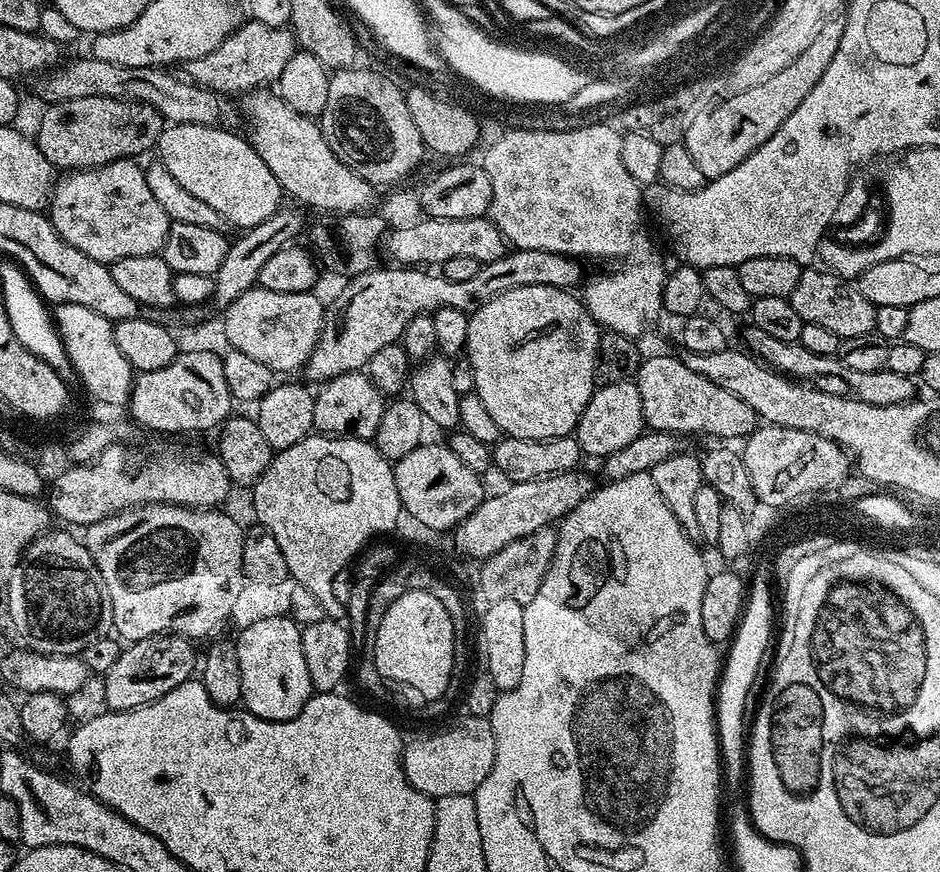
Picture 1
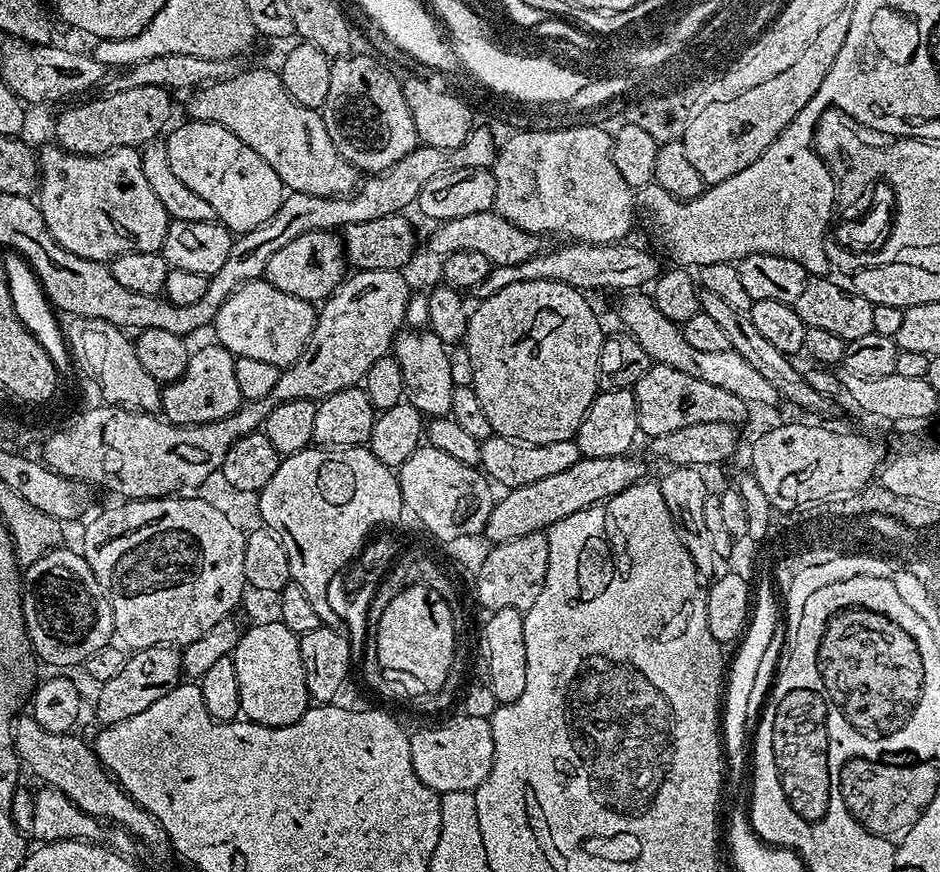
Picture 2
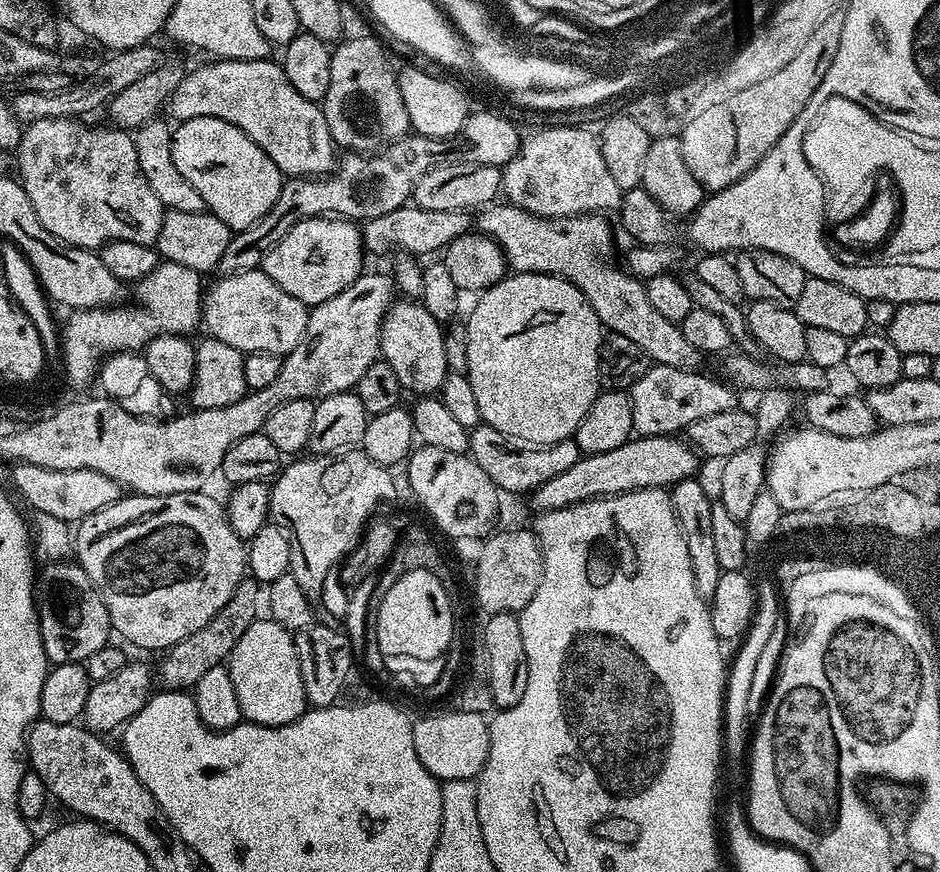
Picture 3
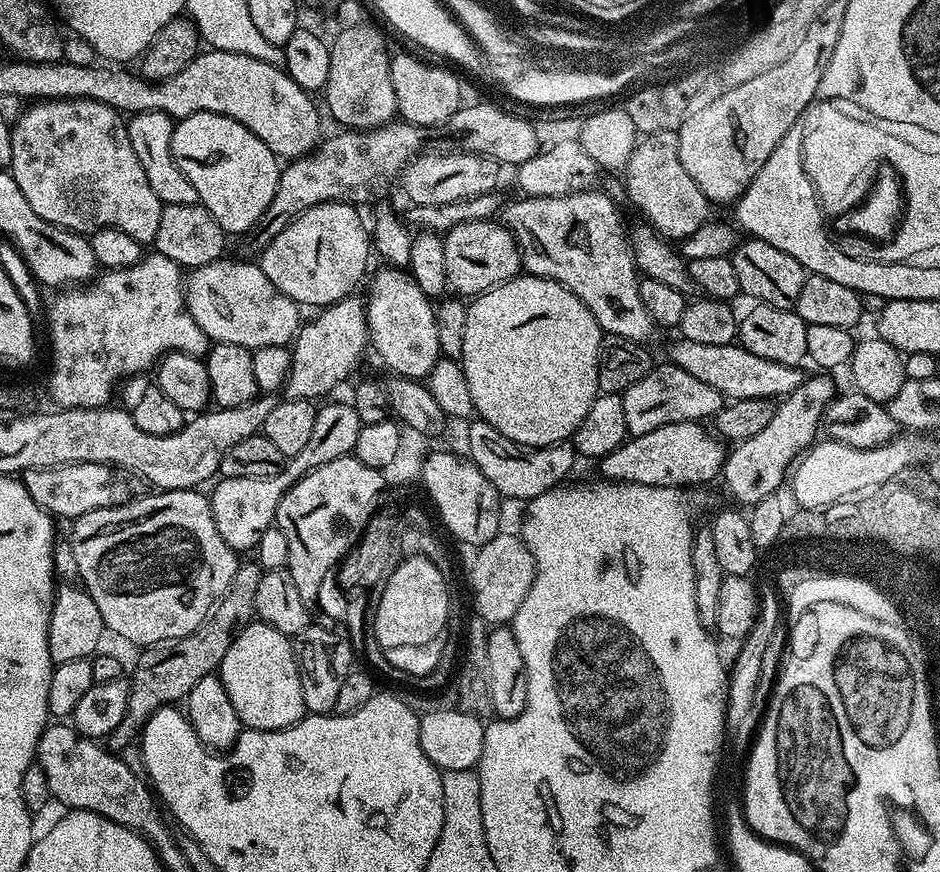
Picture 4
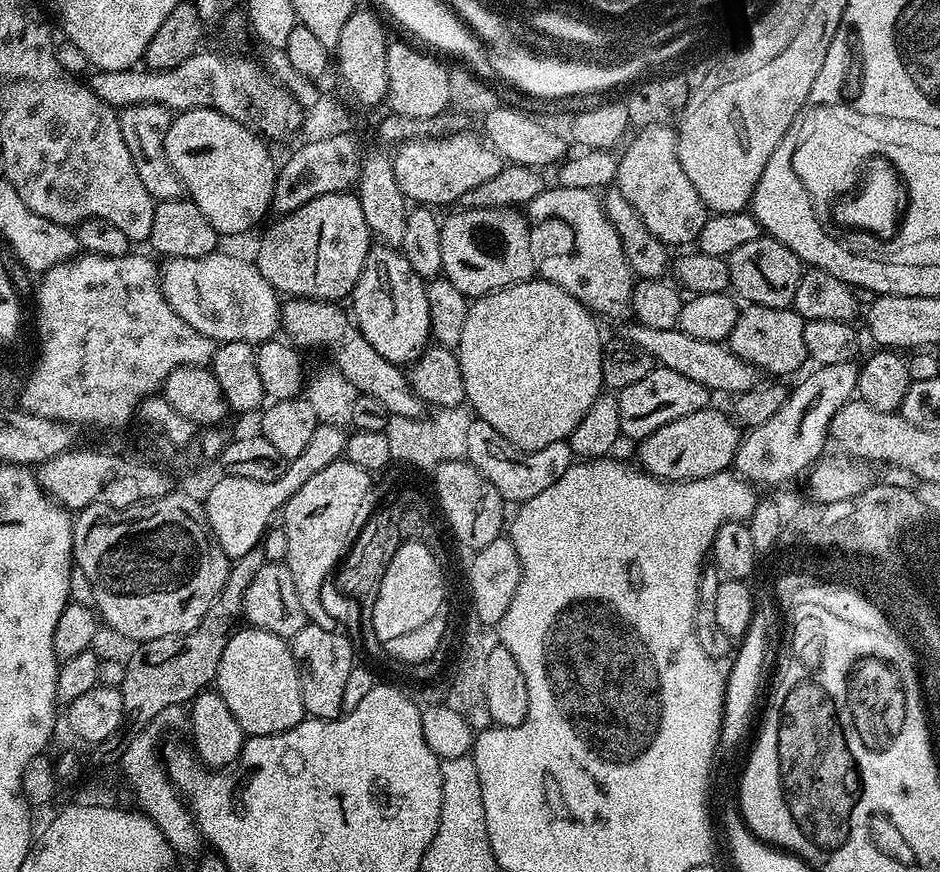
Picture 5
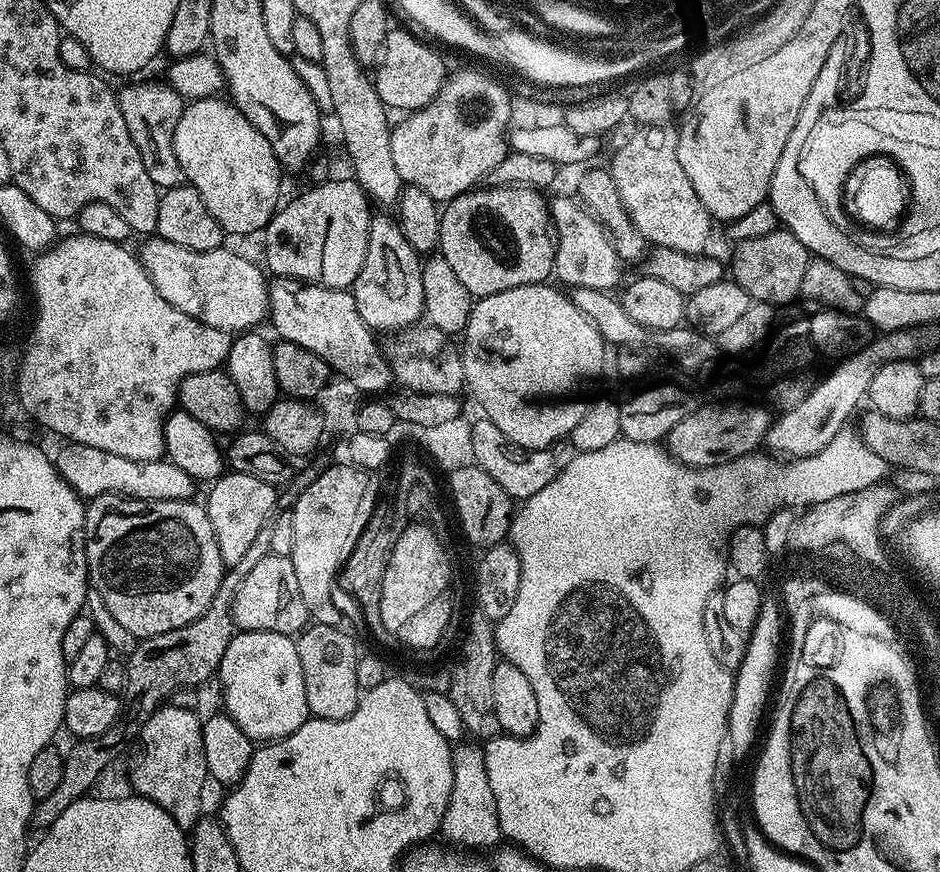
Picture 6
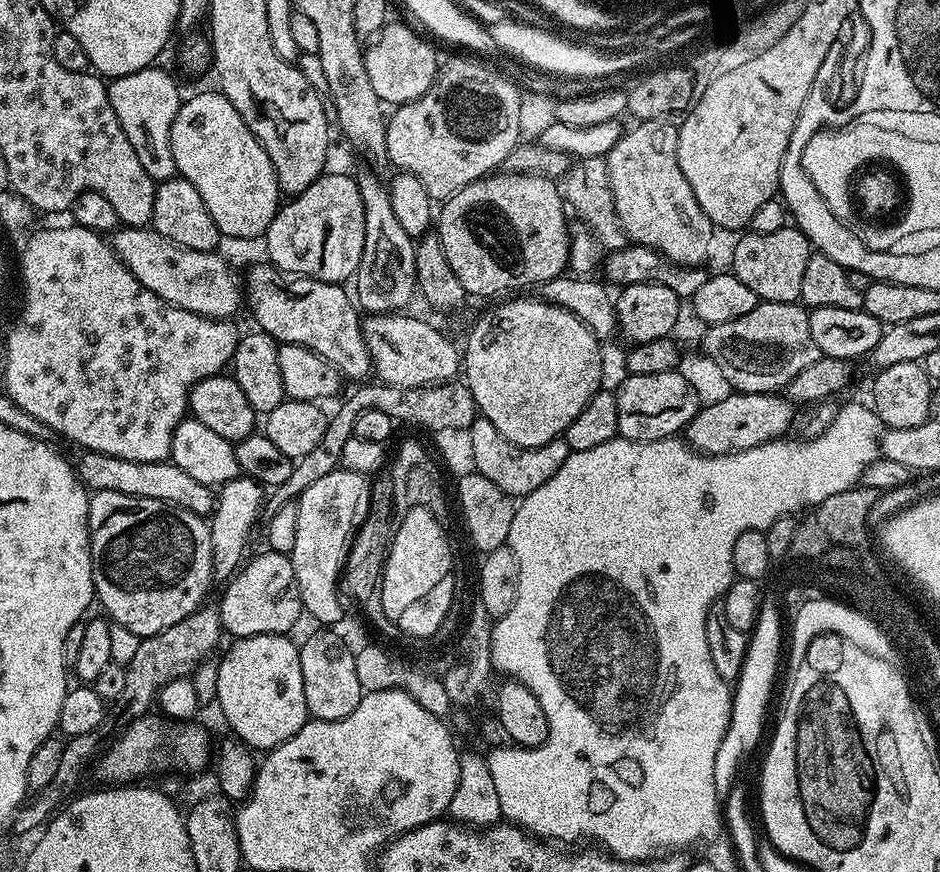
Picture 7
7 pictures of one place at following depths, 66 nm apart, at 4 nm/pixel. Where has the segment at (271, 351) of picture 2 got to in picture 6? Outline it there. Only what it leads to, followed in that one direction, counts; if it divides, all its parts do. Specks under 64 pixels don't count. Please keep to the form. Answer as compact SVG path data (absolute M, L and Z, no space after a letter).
M153 235L138 251L140 265L144 268L154 290L187 316L195 316L206 326L214 326L229 334L239 334L265 323L268 316L268 284L265 273L255 268L244 256L227 252L221 246L209 252L190 250L174 242Z

